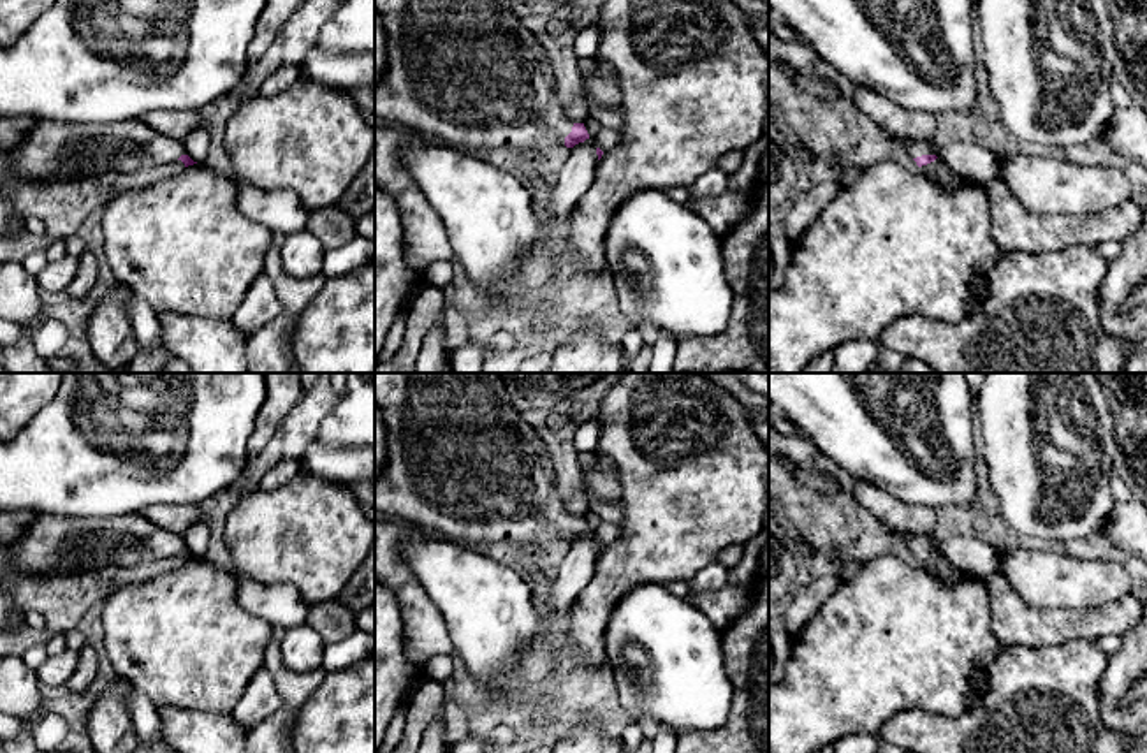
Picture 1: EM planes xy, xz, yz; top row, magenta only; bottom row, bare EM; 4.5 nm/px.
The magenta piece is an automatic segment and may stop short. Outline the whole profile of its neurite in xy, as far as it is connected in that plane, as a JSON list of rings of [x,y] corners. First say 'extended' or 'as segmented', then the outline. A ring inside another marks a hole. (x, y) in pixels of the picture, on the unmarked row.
extended; [[[141,512],[106,517],[39,515],[11,545],[2,547],[18,570],[62,575],[104,567],[194,556],[183,535],[167,531]]]

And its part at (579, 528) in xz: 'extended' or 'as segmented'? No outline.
extended

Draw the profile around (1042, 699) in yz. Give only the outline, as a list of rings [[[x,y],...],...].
[[[1096,639],[1056,646],[1005,644],[989,667],[989,691],[976,707],[957,718],[911,707],[887,720],[880,735],[906,753],[1128,753],[1135,737],[1110,728],[1100,714],[1100,681],[1107,663],[1108,653]]]

